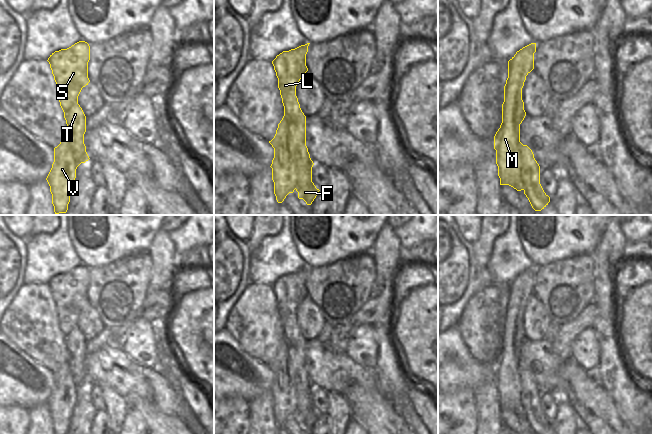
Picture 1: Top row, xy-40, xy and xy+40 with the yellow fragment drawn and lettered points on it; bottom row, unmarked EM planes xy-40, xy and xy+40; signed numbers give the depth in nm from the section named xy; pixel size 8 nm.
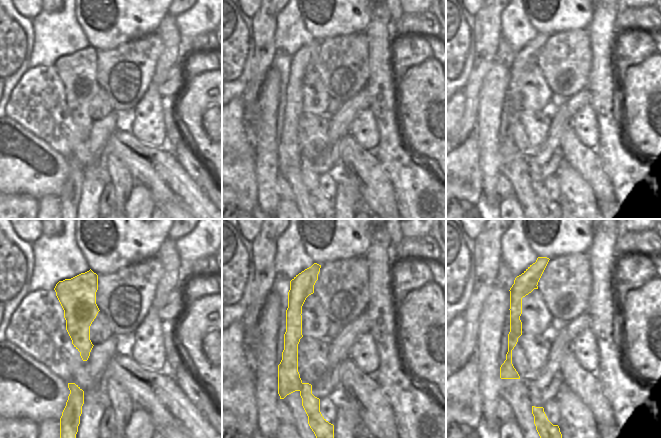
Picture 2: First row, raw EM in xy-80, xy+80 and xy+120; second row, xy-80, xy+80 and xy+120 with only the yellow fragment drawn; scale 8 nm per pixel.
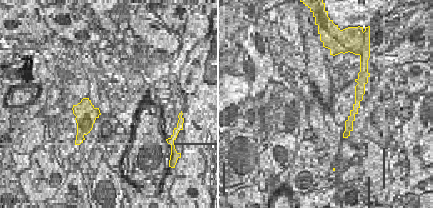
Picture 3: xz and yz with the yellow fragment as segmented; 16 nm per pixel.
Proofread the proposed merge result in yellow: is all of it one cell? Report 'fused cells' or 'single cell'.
fused cells

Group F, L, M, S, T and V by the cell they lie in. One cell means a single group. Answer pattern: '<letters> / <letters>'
F L S T / M V

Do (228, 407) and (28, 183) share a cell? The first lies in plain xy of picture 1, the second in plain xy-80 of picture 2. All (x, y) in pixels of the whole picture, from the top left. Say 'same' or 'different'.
different

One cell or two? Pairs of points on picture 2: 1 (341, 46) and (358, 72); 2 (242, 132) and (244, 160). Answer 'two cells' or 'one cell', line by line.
1: one cell
2: two cells

